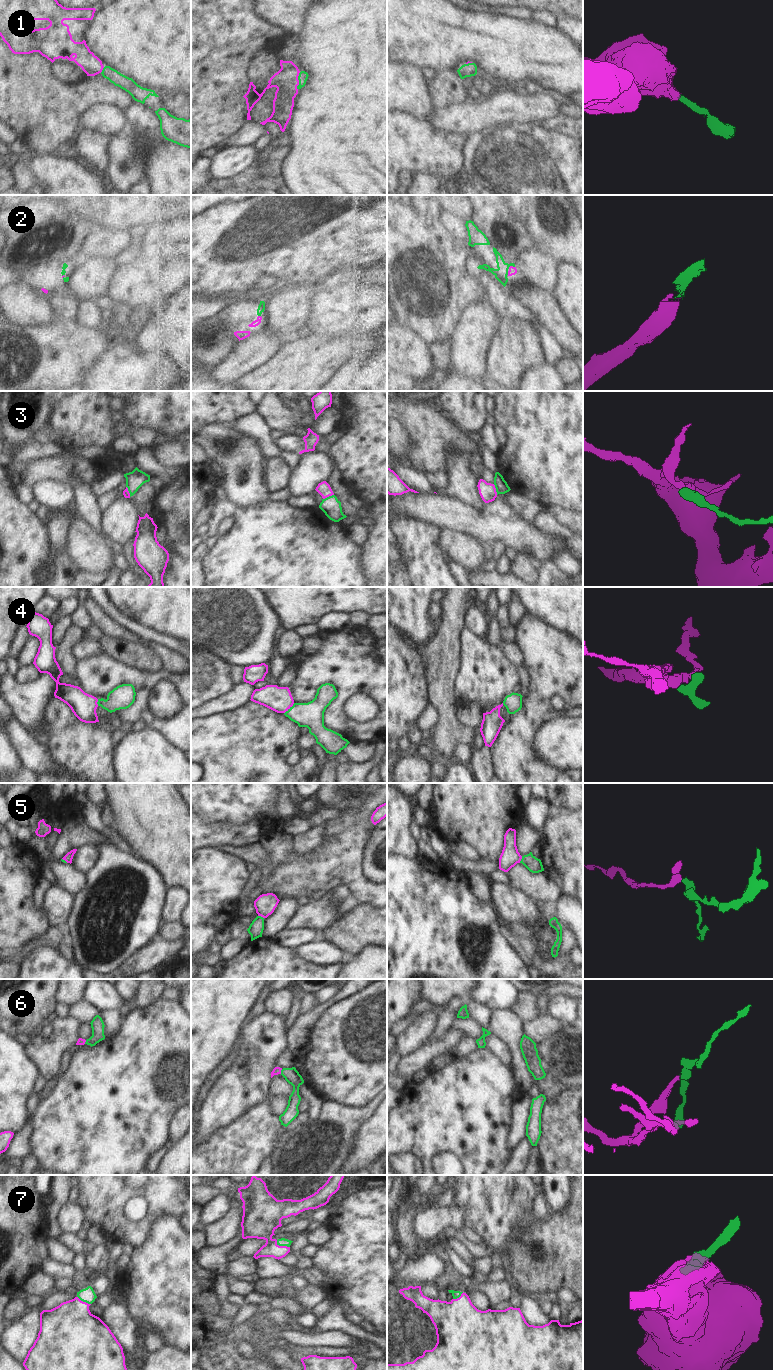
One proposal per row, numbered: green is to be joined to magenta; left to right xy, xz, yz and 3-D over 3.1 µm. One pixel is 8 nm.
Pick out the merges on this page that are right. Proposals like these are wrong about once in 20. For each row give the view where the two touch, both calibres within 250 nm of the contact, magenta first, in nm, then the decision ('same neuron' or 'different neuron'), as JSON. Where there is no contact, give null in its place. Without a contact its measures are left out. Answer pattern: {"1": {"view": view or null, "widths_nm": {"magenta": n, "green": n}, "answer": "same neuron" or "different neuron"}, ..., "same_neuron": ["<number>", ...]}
{"1": {"view": "xz", "widths_nm": {"magenta": 190, "green": 80}, "answer": "same neuron"}, "2": {"view": "yz", "widths_nm": {"magenta": 60, "green": 100}, "answer": "same neuron"}, "3": {"view": "xz", "widths_nm": {"magenta": 110, "green": 150}, "answer": "same neuron"}, "4": {"view": "xz", "widths_nm": {"magenta": 200, "green": 200}, "answer": "same neuron"}, "5": {"view": "yz", "widths_nm": {"magenta": 150, "green": 120}, "answer": "same neuron"}, "6": {"view": "xz", "widths_nm": {"magenta": 60, "green": 120}, "answer": "same neuron"}, "7": {"view": "xz", "widths_nm": {"magenta": 240, "green": 60}, "answer": "same neuron"}, "same_neuron": ["1", "2", "3", "4", "5", "6", "7"]}

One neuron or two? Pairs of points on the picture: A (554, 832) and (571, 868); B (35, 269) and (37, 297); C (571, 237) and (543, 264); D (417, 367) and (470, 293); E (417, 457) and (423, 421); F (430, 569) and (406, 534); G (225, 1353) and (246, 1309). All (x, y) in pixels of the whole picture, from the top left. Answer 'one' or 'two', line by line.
A: one
B: two
C: two
D: two
E: one
F: one
G: two

